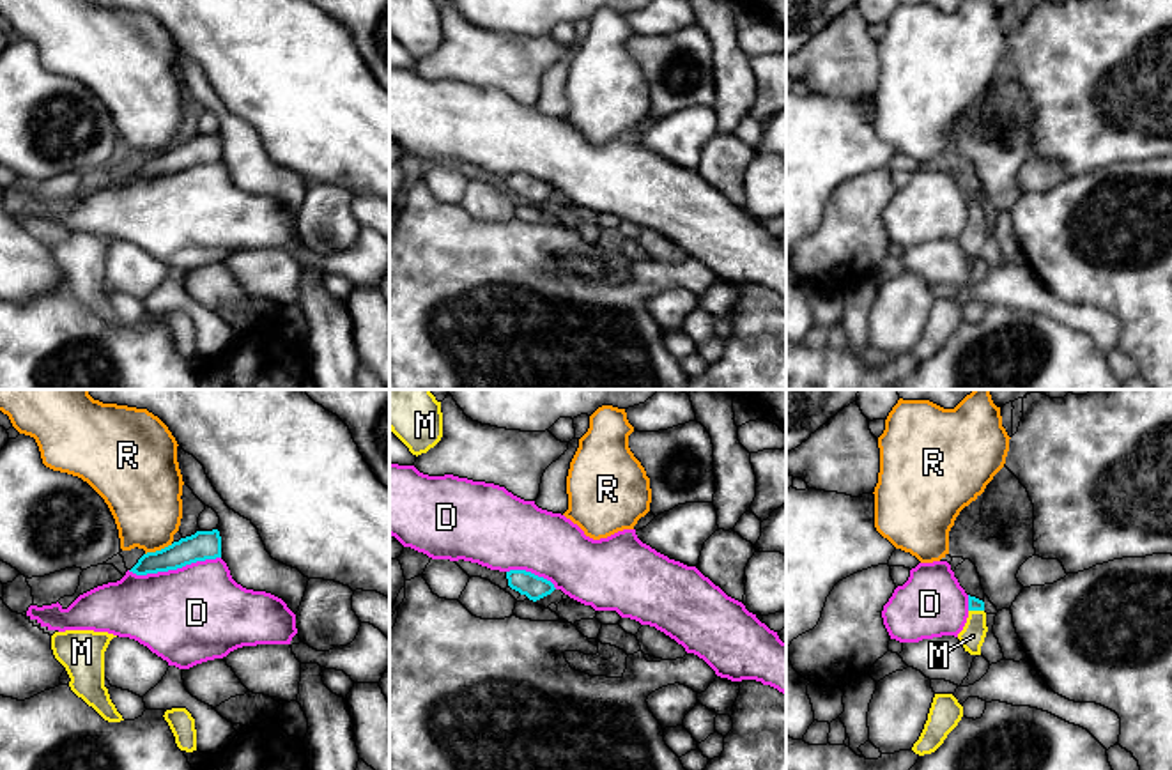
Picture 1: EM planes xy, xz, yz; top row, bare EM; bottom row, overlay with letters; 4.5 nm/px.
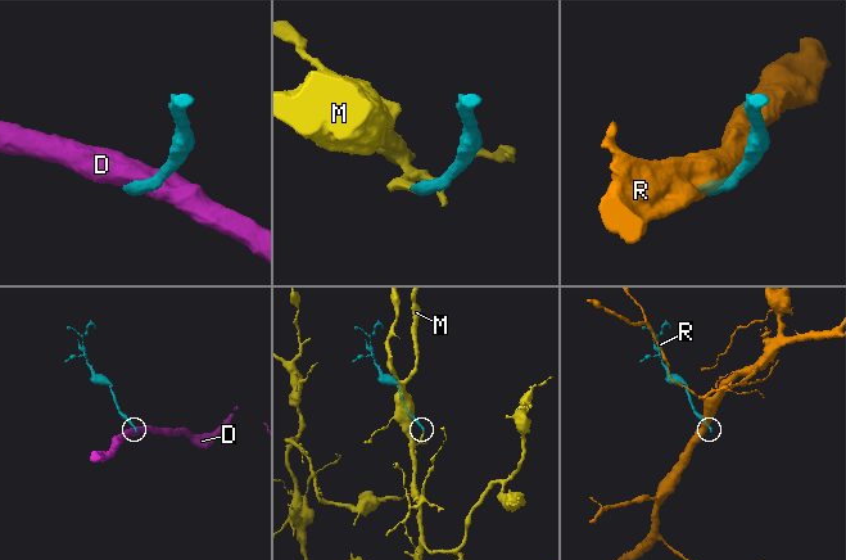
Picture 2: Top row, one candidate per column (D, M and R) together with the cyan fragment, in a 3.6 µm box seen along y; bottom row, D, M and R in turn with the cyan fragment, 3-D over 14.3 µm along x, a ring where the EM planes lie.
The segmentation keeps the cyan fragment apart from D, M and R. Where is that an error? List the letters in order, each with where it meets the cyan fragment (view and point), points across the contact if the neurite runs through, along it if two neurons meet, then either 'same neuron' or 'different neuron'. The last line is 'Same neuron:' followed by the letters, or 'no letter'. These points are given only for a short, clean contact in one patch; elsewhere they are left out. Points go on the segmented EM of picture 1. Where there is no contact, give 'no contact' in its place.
D: xy (174, 569) | different neuron
M: yz (976, 609) | across yz (974, 604), (976, 609), (972, 636) | same neuron
R: xy (158, 551) | along xy (172, 544), (146, 554) | different neuron
Same neuron: M

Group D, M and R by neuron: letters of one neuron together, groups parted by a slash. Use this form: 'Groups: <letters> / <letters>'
Groups: D / M / R

